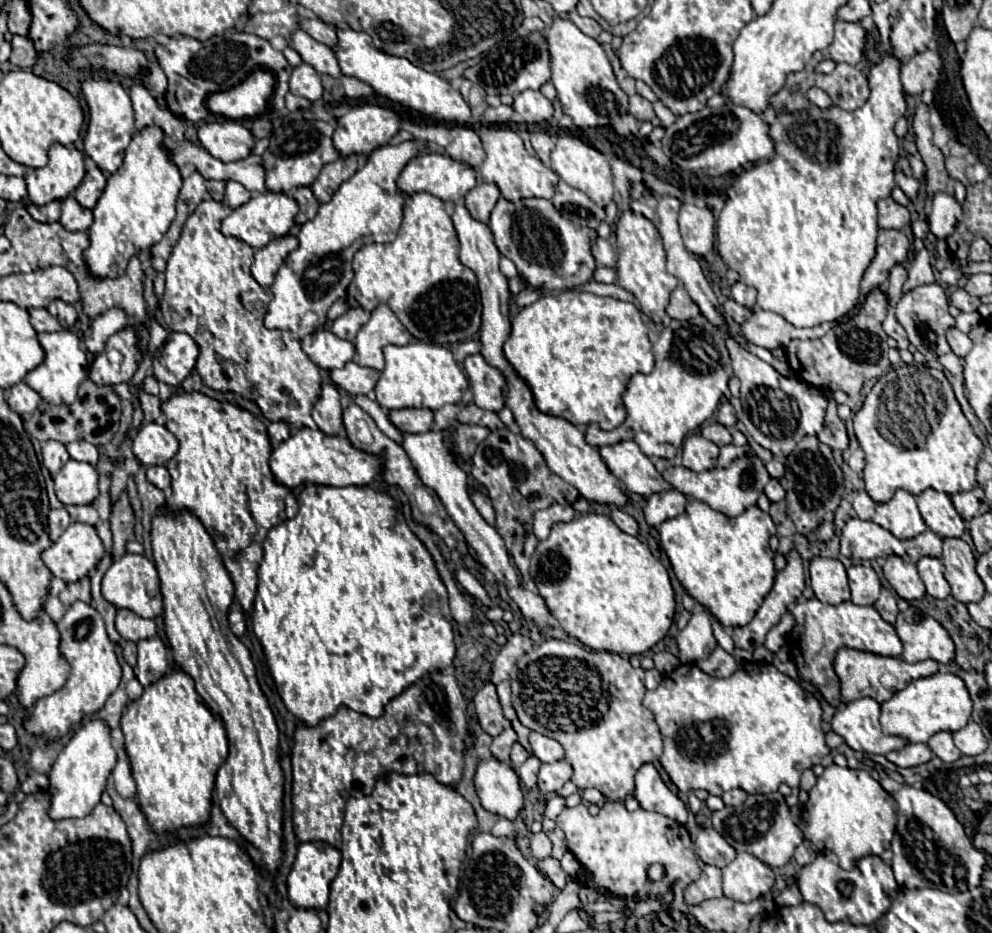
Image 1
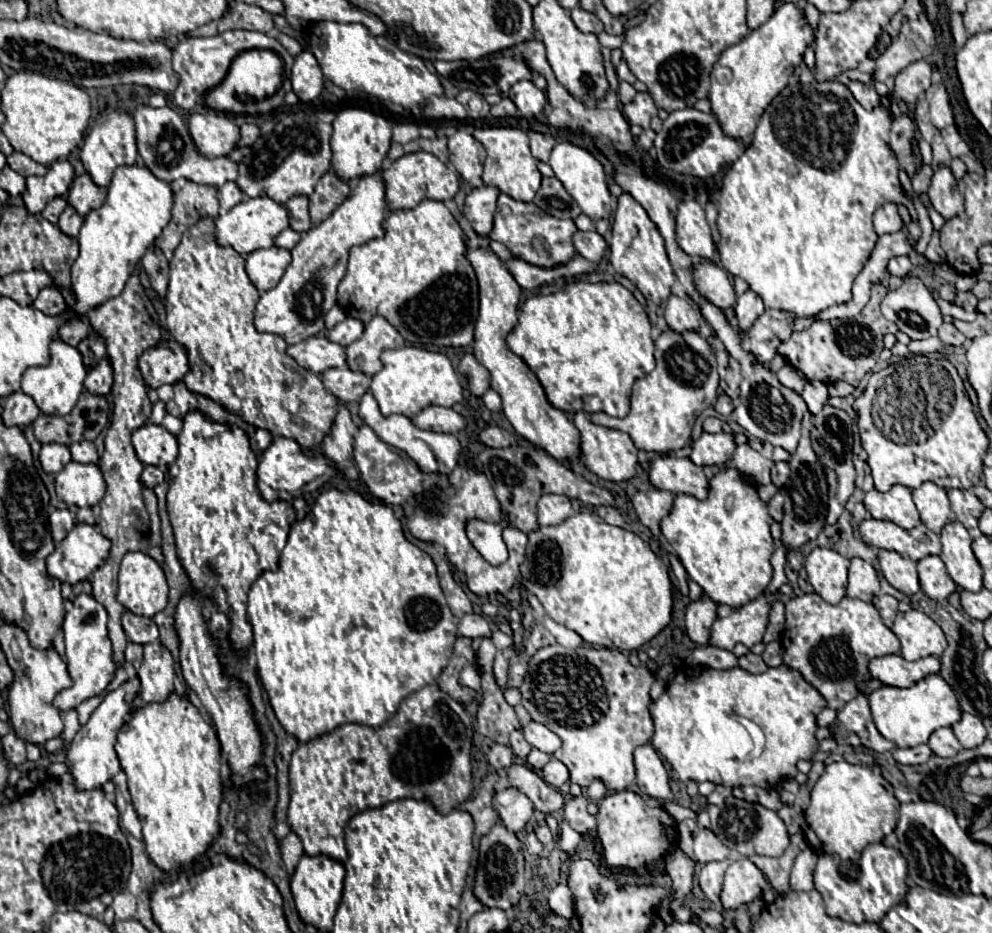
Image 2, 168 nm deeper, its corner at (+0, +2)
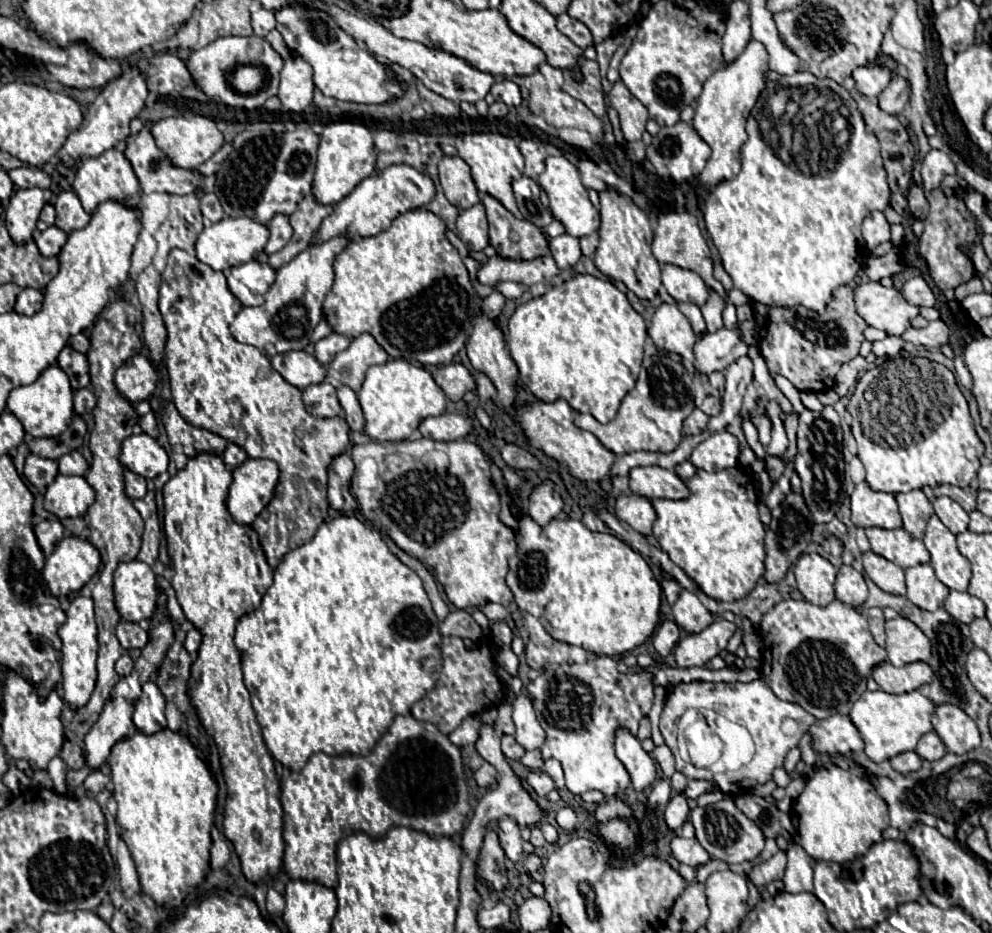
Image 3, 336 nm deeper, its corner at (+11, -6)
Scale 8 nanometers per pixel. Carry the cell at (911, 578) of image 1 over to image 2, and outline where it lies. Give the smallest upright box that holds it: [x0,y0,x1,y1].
[878,550,920,596]

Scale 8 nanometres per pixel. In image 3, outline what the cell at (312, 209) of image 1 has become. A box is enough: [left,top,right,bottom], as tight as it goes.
[265,214,293,254]

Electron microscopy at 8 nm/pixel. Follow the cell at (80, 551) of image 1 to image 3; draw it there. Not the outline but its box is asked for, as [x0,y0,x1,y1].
[43,536,99,596]

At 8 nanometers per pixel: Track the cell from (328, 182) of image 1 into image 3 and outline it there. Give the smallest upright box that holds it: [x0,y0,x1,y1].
[269,196,333,270]

